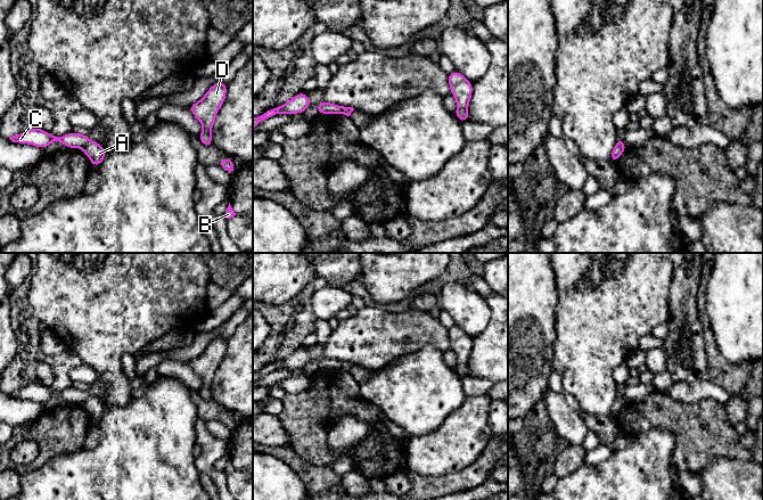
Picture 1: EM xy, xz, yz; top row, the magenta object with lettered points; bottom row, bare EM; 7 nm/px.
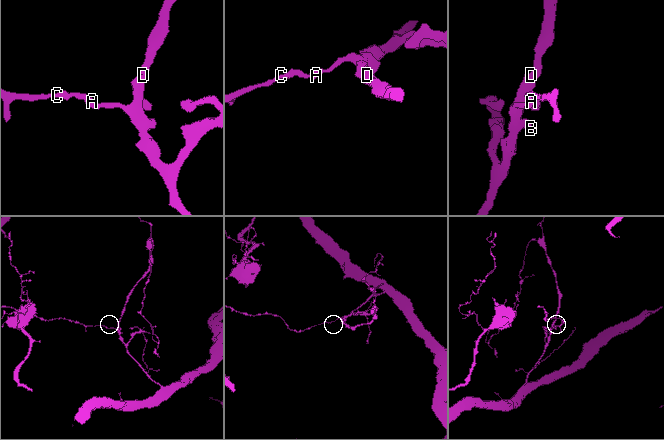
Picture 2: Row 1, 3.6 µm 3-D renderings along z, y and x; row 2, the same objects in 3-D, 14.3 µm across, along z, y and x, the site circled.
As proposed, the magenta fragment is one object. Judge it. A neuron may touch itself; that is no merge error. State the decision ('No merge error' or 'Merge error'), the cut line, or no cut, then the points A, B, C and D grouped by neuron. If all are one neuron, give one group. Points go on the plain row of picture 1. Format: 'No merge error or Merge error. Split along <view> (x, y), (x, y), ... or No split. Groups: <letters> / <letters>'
Merge error. Split along xy (89, 395), (82, 403). Groups: A B D / C

